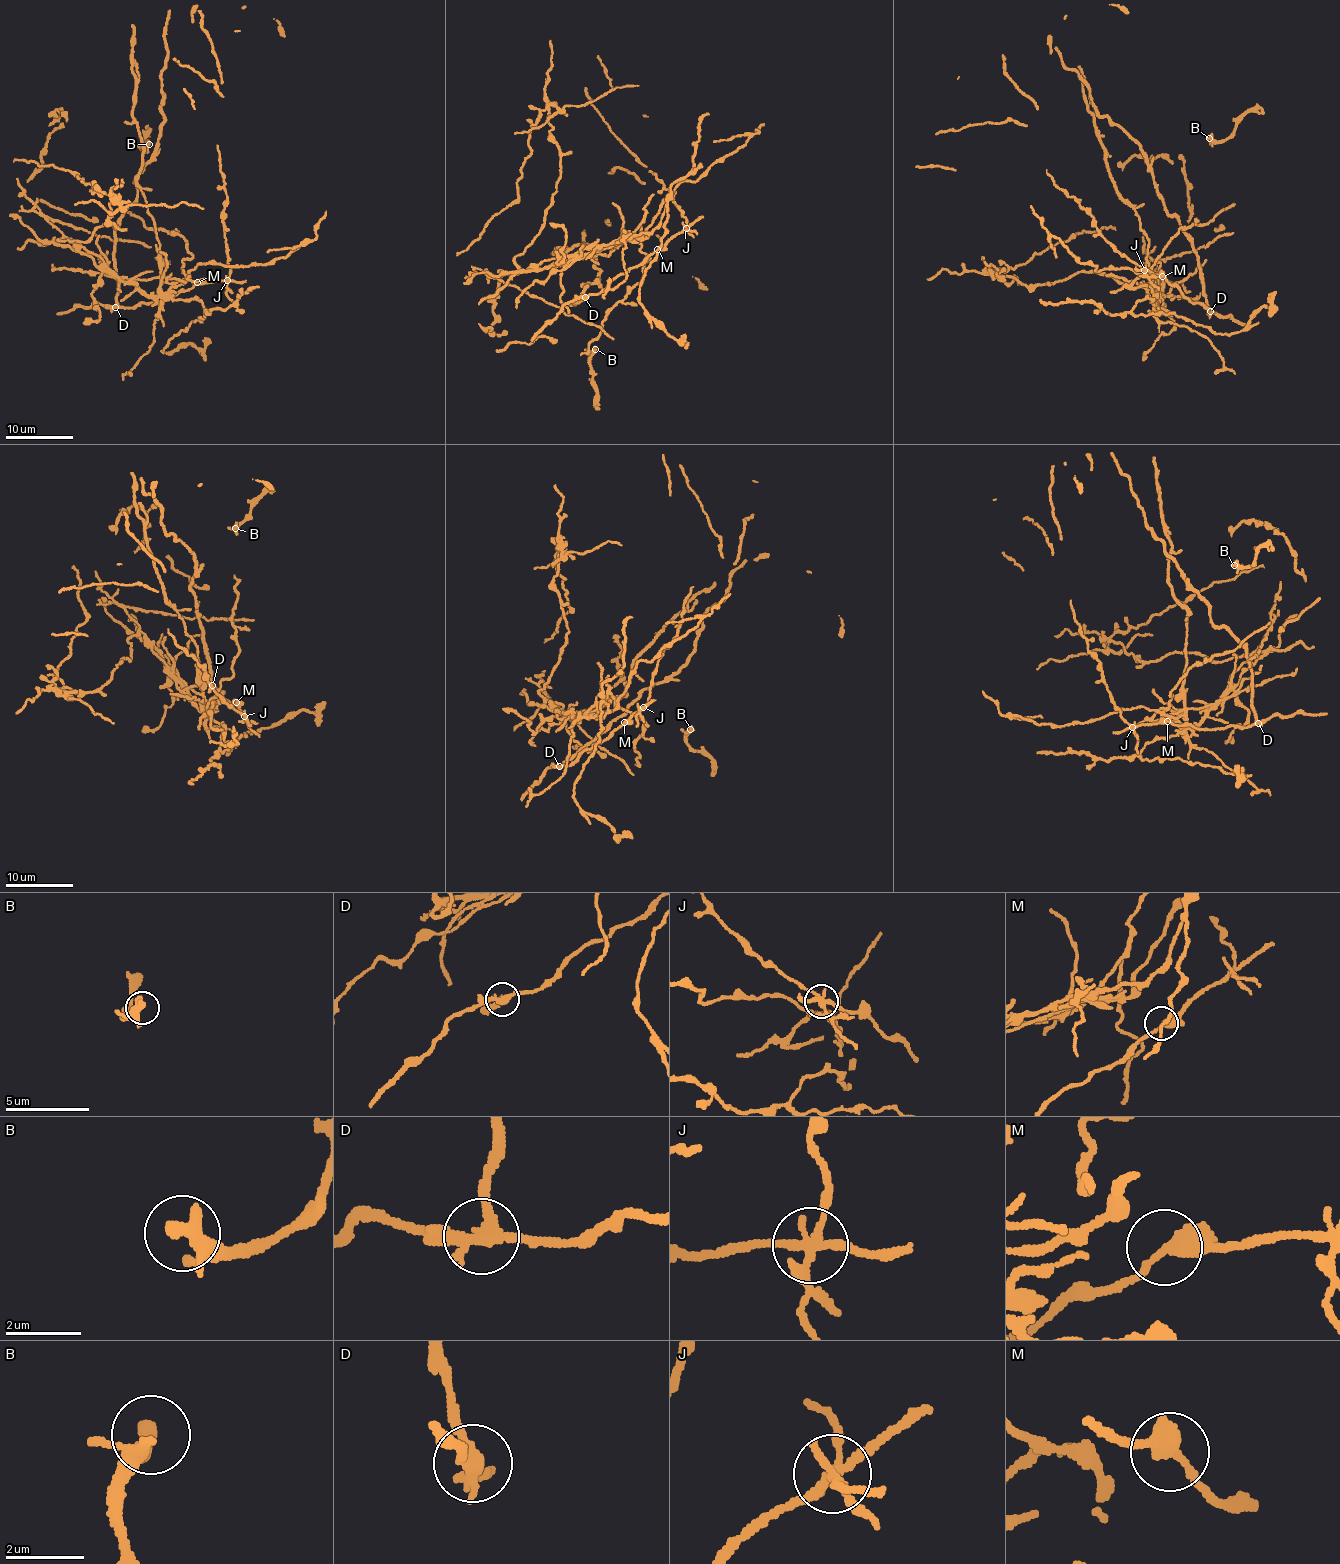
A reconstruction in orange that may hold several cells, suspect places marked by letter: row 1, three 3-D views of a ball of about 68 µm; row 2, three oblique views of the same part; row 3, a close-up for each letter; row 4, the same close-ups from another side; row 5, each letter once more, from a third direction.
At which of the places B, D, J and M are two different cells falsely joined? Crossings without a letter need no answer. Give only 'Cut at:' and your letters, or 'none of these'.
Cut at: D, J

